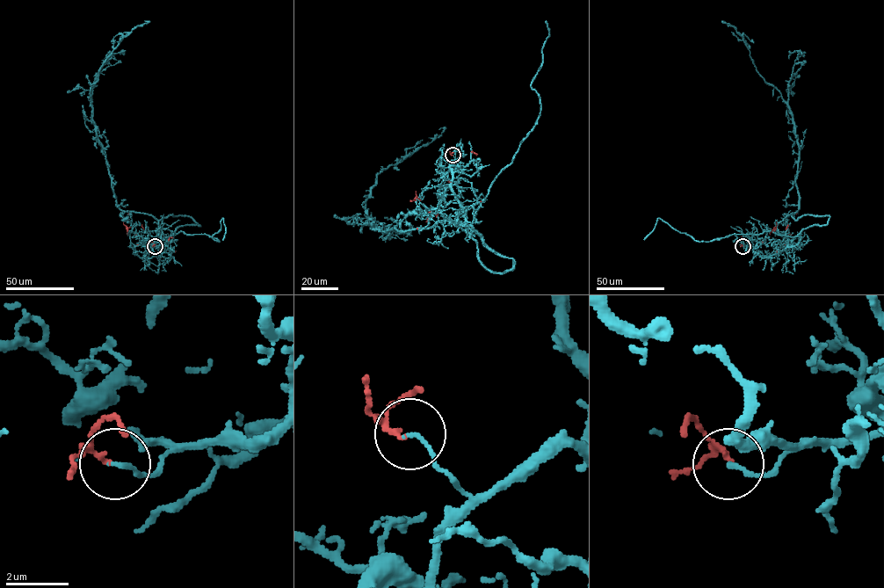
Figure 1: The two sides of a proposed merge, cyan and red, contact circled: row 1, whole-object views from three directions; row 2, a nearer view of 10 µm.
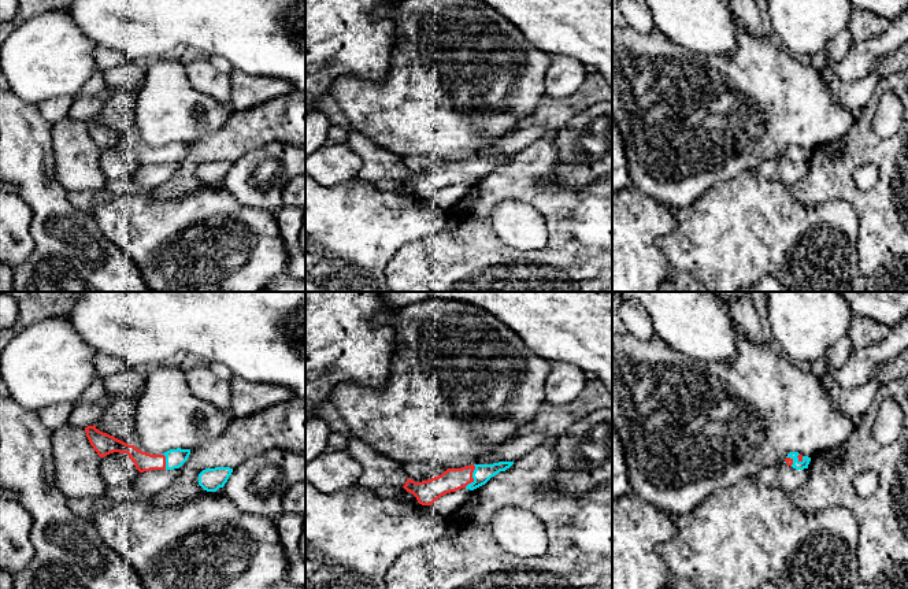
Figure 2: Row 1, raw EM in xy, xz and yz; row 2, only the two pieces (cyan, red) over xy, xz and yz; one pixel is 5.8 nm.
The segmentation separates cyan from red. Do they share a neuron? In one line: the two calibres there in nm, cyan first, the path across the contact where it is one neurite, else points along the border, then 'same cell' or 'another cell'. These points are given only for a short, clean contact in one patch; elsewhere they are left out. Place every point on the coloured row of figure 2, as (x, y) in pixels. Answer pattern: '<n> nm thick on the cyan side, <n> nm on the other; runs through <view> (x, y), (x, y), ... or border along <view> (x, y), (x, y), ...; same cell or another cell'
110 nm thick on the cyan side, 140 nm on the other; another cell

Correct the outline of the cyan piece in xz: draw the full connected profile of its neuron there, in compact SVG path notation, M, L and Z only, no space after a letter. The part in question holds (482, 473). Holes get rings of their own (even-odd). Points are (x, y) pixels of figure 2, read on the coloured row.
M499 462L493 464L474 464L475 470L472 473L474 481L466 486L466 489L474 490L485 485L492 477L500 471L505 471L514 464L514 462Z

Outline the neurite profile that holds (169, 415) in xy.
M159 366L147 374L137 403L134 447L151 455L192 449L216 440L231 415L196 397L181 367Z

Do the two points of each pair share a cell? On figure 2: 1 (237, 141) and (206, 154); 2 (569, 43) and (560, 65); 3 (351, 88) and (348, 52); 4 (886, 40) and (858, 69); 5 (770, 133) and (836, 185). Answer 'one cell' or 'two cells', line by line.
1: one cell
2: two cells
3: two cells
4: one cell
5: two cells

